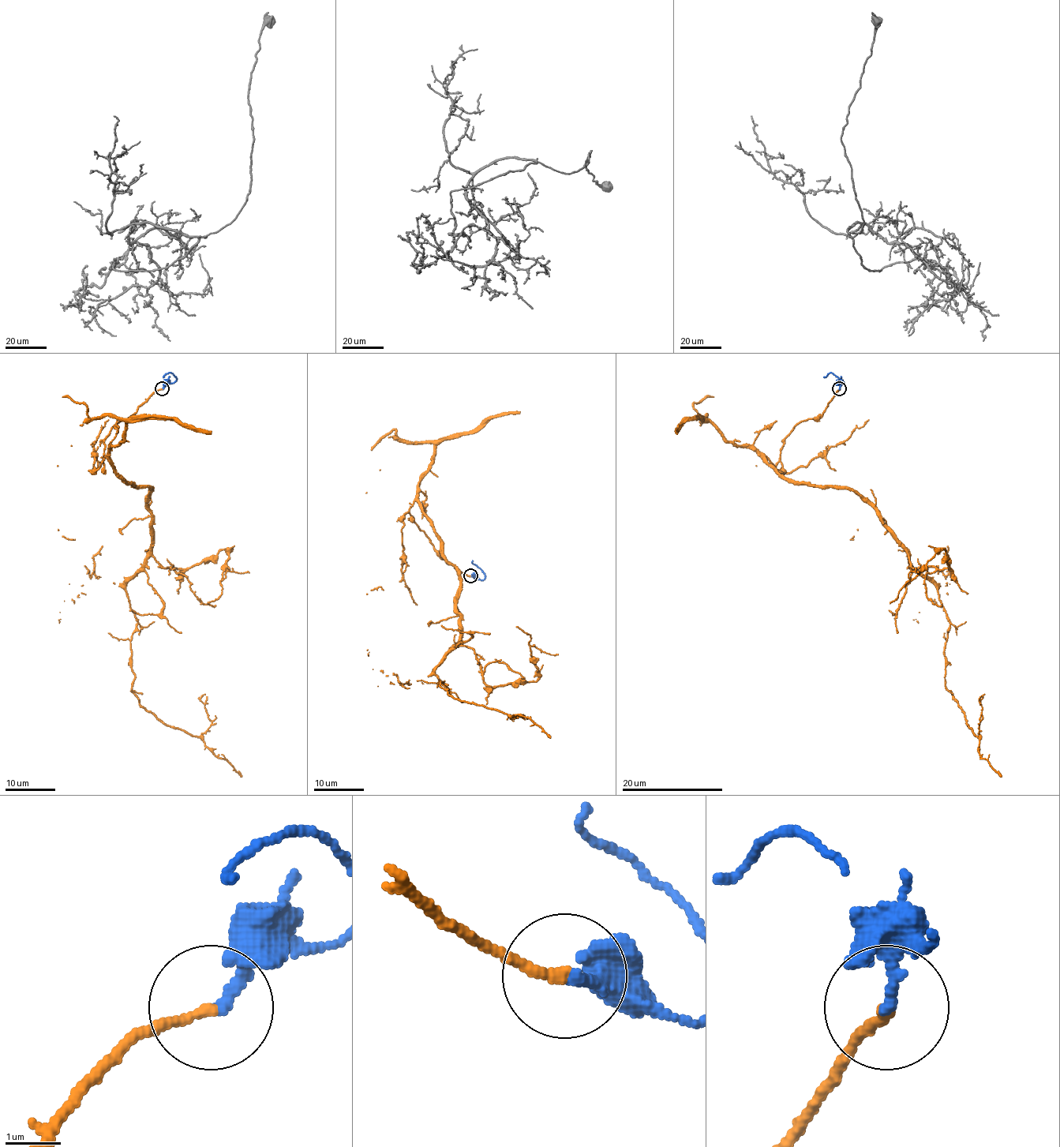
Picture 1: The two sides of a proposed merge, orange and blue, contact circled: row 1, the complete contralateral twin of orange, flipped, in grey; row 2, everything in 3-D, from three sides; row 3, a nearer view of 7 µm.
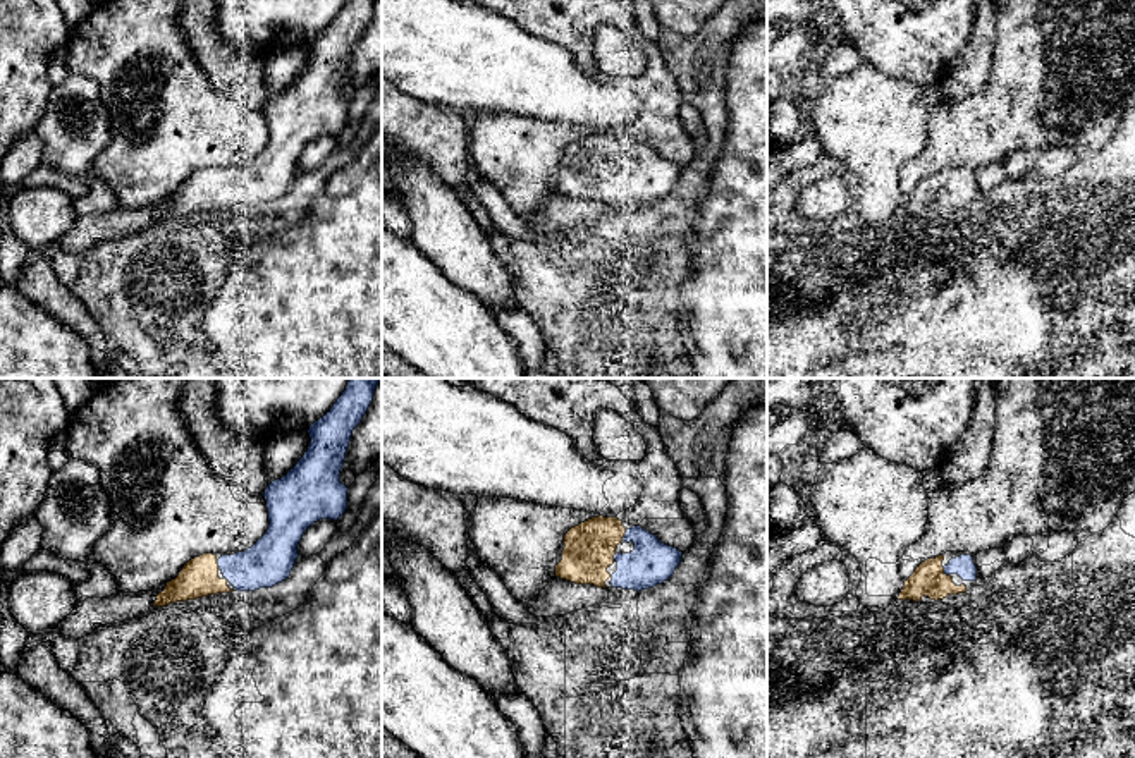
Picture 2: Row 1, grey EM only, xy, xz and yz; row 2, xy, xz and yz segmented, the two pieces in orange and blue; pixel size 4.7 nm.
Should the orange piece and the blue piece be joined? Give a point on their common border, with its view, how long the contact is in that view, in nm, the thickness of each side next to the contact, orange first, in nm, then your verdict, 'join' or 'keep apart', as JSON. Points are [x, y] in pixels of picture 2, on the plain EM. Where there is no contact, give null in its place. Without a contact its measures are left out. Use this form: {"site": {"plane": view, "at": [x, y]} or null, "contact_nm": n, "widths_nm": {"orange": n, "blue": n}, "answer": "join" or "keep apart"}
{"site": {"plane": "yz", "at": [943, 188]}, "contact_nm": 50, "widths_nm": {"orange": 160, "blue": 100}, "answer": "join"}

